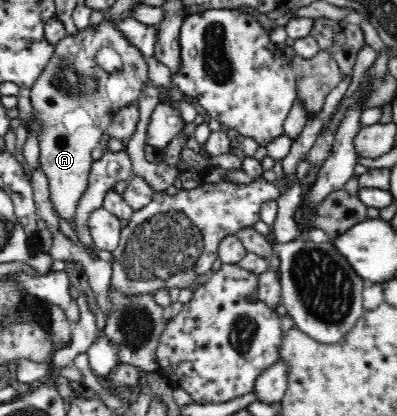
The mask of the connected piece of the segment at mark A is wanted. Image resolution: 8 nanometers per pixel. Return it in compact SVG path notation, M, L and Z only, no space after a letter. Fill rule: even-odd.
M105 22L96 27L84 29L76 37L63 37L55 44L54 56L44 66L36 81L29 87L29 98L33 117L37 119L37 140L39 143L39 160L42 170L48 178L50 200L58 213L67 219L75 216L75 209L82 193L86 191L87 177L94 162L90 151L98 147L99 139L111 120L113 111L128 102L137 101L142 84L149 79L146 57L130 45L127 39L115 29L115 23ZM102 48L116 50L122 58L123 69L119 73L106 73L97 64L95 55Z

